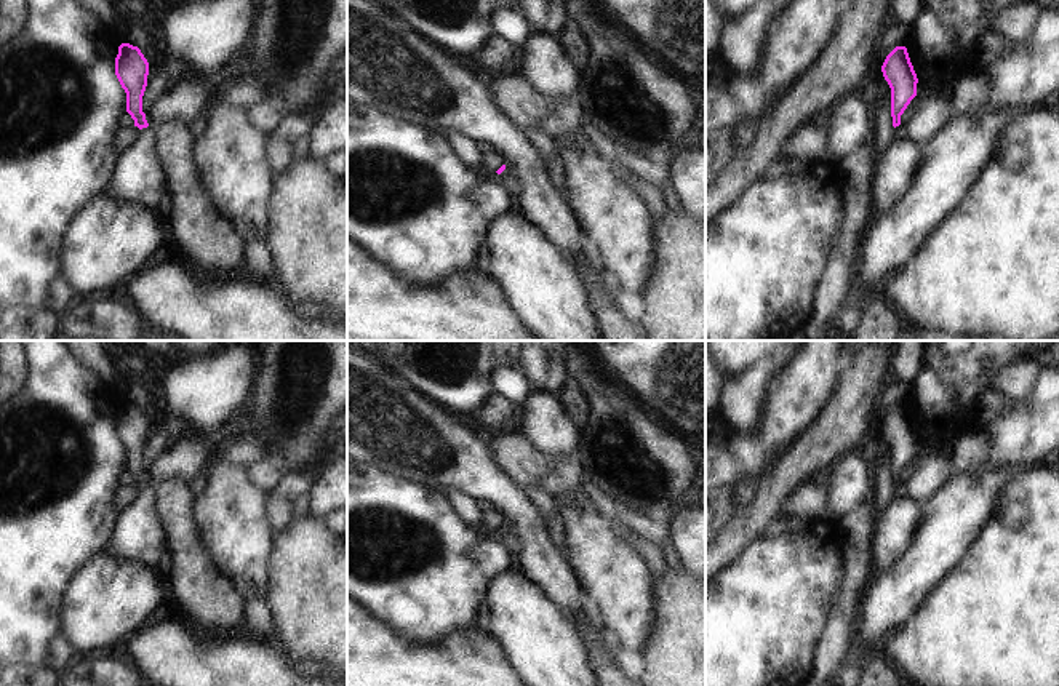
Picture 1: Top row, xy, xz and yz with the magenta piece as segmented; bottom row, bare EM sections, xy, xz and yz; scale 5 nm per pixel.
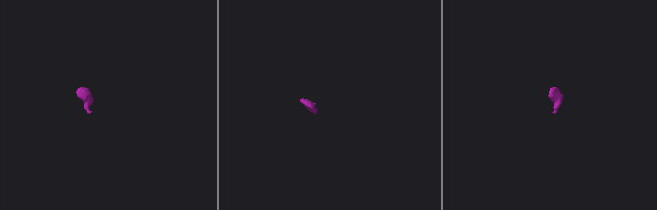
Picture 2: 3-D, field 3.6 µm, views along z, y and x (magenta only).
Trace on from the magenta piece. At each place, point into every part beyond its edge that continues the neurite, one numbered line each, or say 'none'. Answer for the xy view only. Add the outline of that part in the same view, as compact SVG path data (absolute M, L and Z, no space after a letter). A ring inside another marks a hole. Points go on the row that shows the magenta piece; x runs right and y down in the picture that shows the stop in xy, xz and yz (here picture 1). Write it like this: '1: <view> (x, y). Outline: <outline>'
1: xy (138, 178). Outline: M142 128L134 142L118 155L112 179L106 192L120 201L154 208L162 193L170 193L170 177L163 170L158 154L155 150L155 130Z

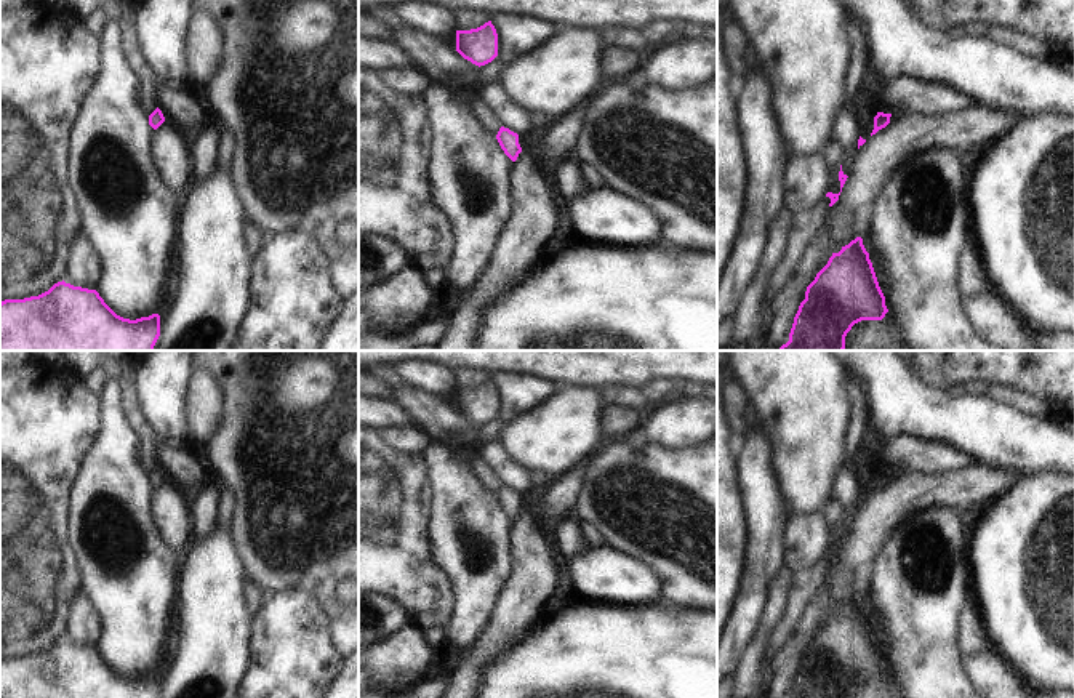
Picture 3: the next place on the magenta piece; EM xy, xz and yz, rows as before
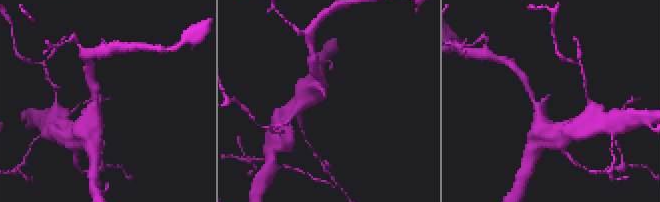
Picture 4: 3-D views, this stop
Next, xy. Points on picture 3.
none.

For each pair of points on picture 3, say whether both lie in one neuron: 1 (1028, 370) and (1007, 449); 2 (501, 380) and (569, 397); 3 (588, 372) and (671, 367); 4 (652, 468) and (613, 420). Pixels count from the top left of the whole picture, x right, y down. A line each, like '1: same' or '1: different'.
1: different
2: different
3: same
4: different

